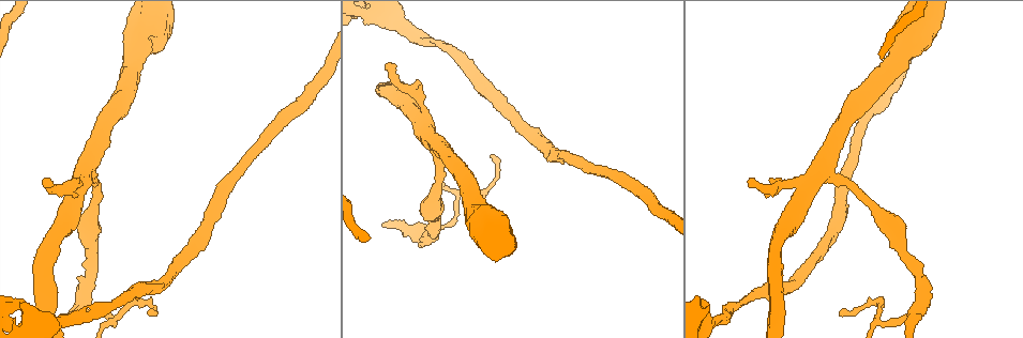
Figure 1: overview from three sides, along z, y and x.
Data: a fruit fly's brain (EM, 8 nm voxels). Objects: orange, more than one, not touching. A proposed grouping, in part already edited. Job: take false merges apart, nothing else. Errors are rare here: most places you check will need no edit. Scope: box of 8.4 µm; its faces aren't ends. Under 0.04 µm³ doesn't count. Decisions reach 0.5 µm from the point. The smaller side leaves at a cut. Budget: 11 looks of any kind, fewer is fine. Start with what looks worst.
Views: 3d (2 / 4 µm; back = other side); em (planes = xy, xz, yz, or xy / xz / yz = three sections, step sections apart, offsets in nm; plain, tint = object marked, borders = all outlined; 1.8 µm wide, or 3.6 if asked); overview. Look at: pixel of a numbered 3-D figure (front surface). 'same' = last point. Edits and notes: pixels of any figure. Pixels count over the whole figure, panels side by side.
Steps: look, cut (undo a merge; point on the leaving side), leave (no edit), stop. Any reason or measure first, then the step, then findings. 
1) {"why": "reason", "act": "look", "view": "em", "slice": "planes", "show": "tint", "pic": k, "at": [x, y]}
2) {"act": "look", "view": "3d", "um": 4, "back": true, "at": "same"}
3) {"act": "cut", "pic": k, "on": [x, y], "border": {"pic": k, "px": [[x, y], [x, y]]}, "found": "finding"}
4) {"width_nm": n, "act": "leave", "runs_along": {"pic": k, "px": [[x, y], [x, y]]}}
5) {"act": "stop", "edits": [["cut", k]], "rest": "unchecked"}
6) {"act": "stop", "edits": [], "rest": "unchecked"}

{"why": "abrupt turn", "act": "look", "view": "em", "slice": "xy", "step": 4, "show": "tint", "pic": 1, "at": [425, 235]}

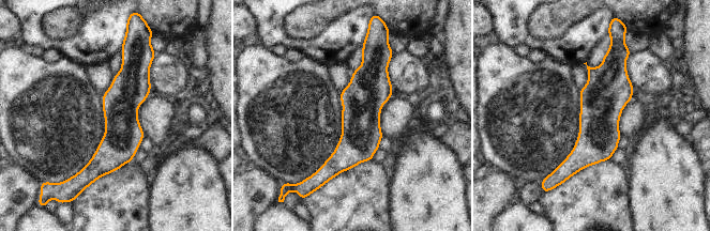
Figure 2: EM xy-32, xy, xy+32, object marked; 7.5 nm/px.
{"why": "another direction", "act": "look", "view": "em", "slice": "yz", "step": 8, "show": "tint", "at": "same"}

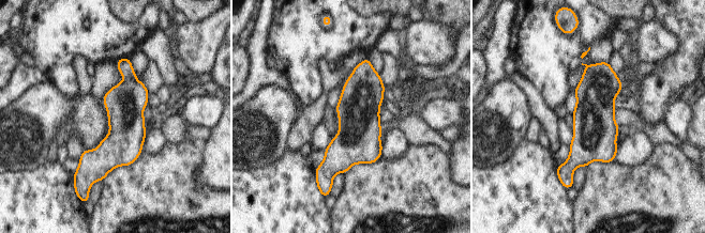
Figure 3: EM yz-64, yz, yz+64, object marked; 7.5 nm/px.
{"act": "leave", "found": "all the same cell"}

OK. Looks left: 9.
{"why": "sharp bend", "act": "look", "view": "em", "um": 3.6, "slice": "planes", "show": "tint", "pic": 1, "at": [89, 167]}

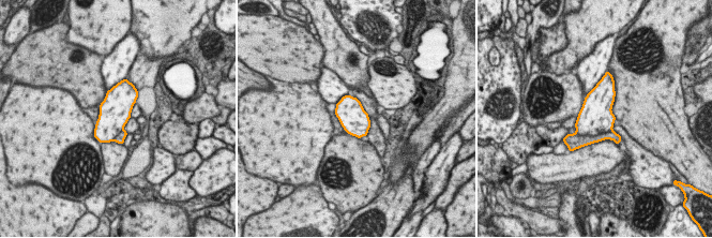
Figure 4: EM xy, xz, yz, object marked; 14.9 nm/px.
{"act": "cut", "pic": 4, "on": [578, 140], "found": "two cells meet here"}

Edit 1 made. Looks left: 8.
{"act": "look", "view": "overview"}

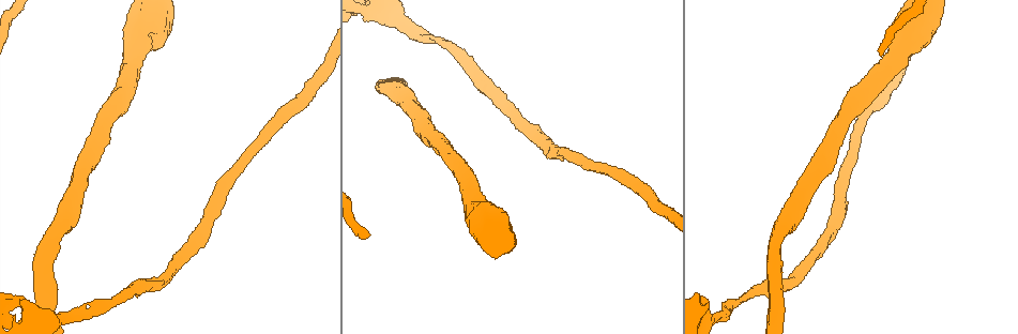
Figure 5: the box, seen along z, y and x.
{"why": "calibre changes", "act": "look", "view": "em", "um": 3.6, "slice": "planes", "show": "tint", "pic": 5, "at": [390, 19]}

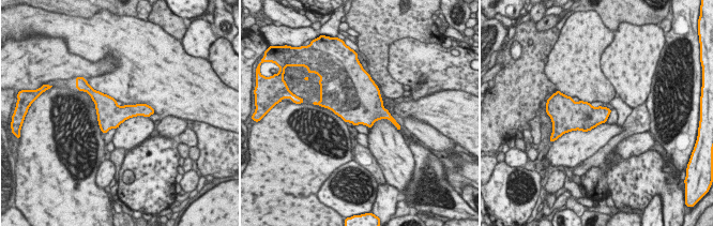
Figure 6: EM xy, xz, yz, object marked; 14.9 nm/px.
{"act": "leave", "found": "all the same cell"}

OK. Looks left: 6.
{"why": "calibre changes", "act": "look", "view": "3d", "um": 4, "pic": 5, "at": [899, 52]}

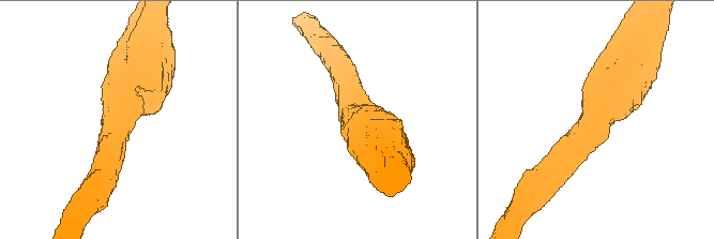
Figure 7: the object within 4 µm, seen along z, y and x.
{"why": "now the EM", "act": "look", "view": "em", "slice": "xy", "step": 8, "show": "tint", "pic": 7, "at": [112, 121]}

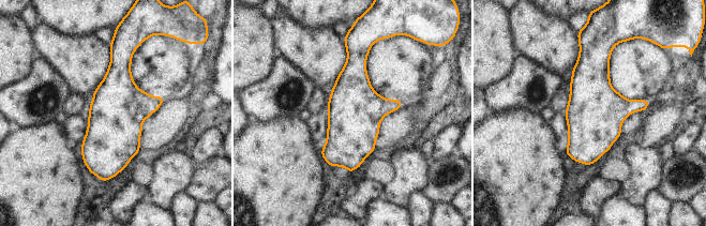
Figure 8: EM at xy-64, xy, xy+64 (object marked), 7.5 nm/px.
{"why": "cut it another way", "act": "look", "view": "em", "slice": "planes", "show": "tint", "at": "same"}

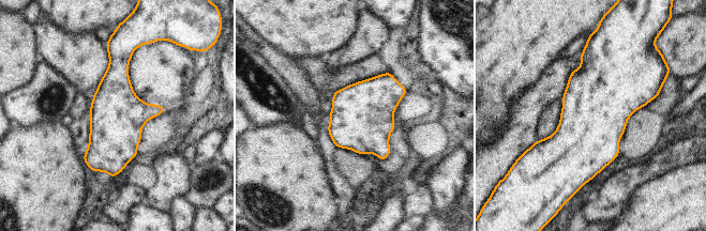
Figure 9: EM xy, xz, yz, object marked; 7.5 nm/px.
{"act": "leave", "found": "all the same cell"}

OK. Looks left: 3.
{"act": "stop", "edits": [["cut", 4]], "rest": "unchecked"}

